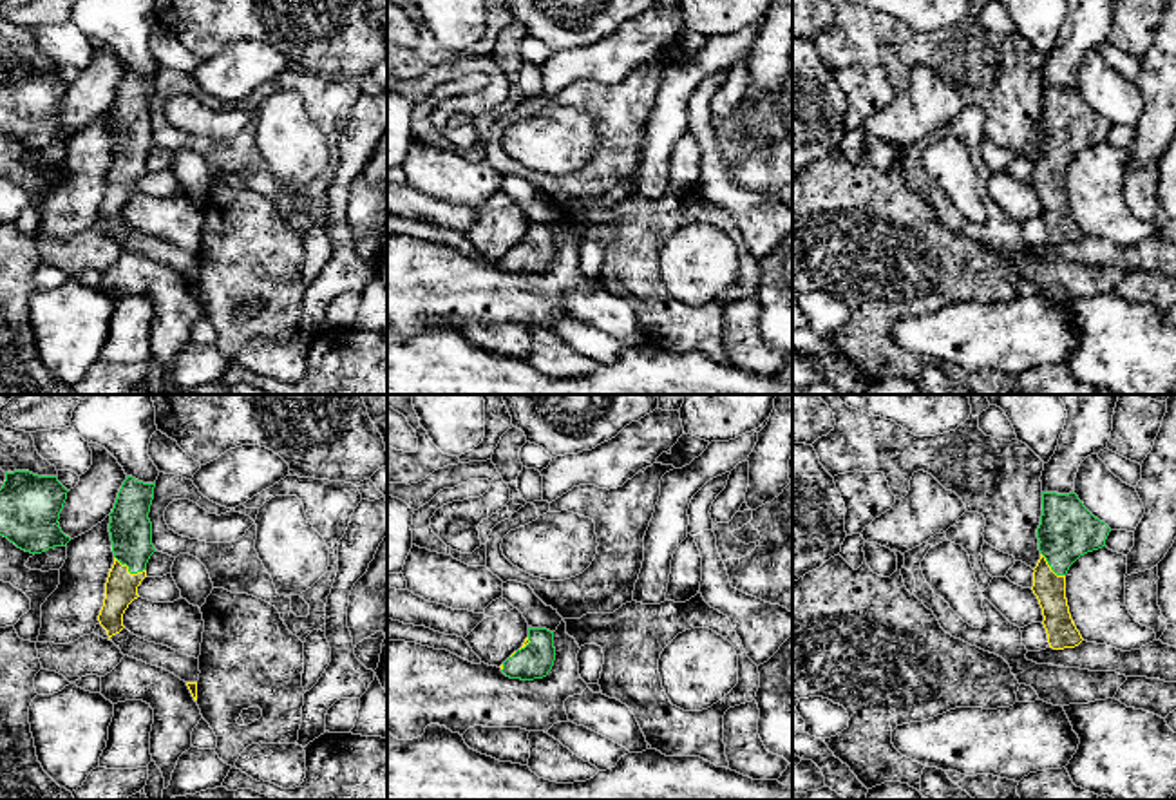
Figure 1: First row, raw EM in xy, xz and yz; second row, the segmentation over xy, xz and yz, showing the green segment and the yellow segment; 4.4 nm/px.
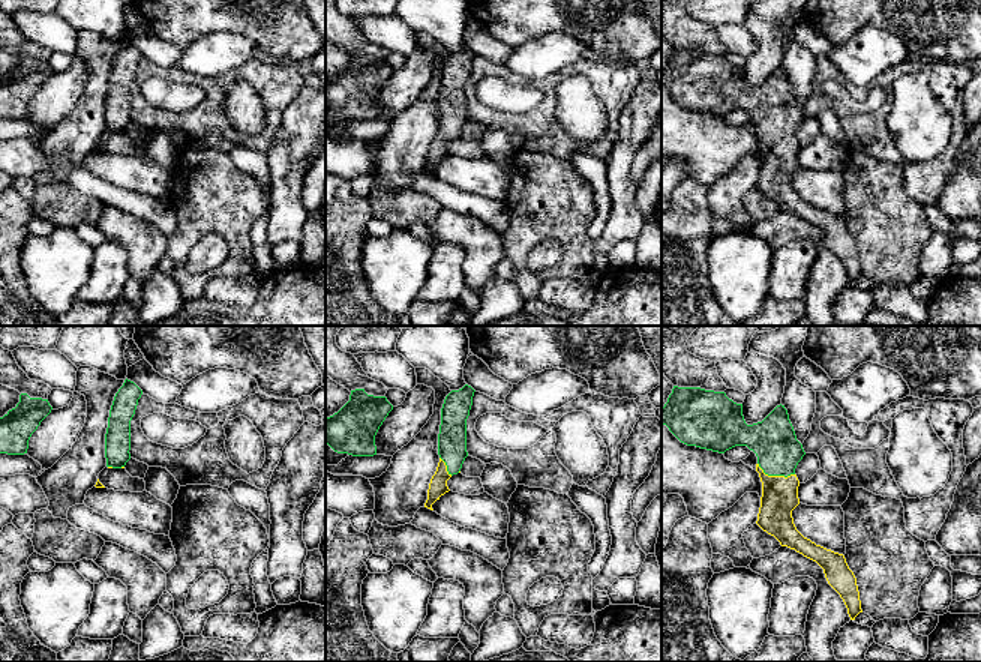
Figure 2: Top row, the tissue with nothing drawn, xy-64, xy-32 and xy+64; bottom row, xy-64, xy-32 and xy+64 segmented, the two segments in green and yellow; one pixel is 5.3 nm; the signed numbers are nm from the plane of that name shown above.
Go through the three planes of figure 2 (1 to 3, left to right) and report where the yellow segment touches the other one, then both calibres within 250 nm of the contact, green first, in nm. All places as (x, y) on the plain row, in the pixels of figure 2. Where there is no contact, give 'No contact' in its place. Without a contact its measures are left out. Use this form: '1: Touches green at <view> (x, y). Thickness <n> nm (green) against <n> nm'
1: Touches green at xy-64 (111, 129). Thickness 140 nm (green) against 20 nm
2: Touches green at xy-32 (446, 128). Thickness 160 nm (green) against 100 nm
3: Touches green at xy+64 (774, 138). Thickness 240 nm (green) against 190 nm

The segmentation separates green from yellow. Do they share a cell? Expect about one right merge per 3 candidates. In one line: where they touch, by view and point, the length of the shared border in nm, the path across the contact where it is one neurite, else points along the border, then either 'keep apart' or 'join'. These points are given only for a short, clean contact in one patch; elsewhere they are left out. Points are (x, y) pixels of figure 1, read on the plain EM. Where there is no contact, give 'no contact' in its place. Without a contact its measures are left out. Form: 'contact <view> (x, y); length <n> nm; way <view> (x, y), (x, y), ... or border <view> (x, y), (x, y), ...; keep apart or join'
contact xy (129, 165); length 150 nm; way xy (131, 125), (129, 165), (122, 181); join

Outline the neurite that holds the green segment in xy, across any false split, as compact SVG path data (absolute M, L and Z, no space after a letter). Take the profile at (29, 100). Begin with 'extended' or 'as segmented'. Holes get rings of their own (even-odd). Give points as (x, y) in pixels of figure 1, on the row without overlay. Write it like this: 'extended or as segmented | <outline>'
as segmented | M5 67L0 83L0 130L31 148L65 141L71 132L62 127L58 114L67 87L56 71Z

